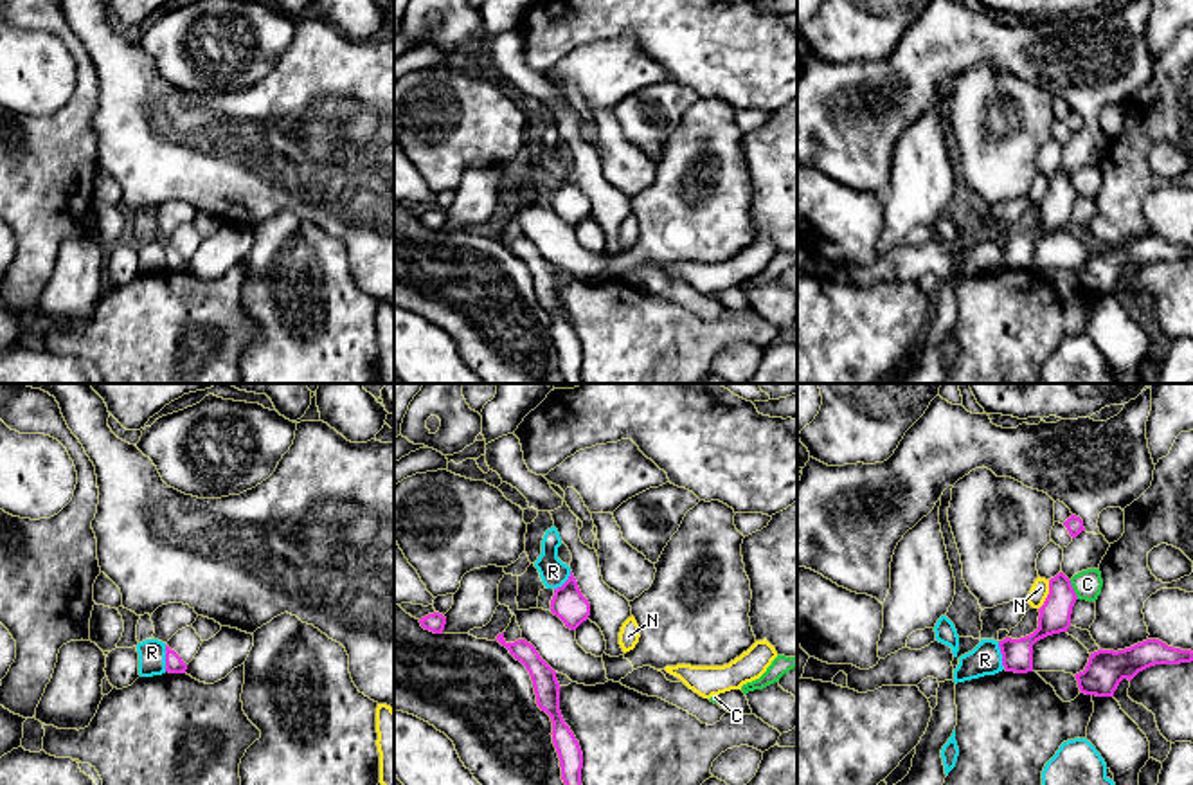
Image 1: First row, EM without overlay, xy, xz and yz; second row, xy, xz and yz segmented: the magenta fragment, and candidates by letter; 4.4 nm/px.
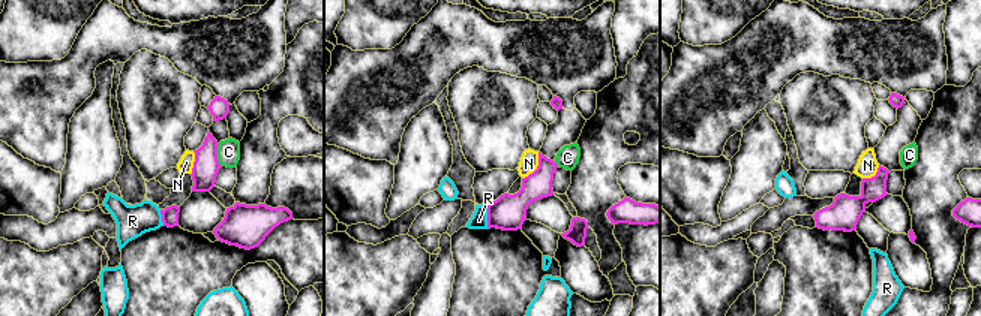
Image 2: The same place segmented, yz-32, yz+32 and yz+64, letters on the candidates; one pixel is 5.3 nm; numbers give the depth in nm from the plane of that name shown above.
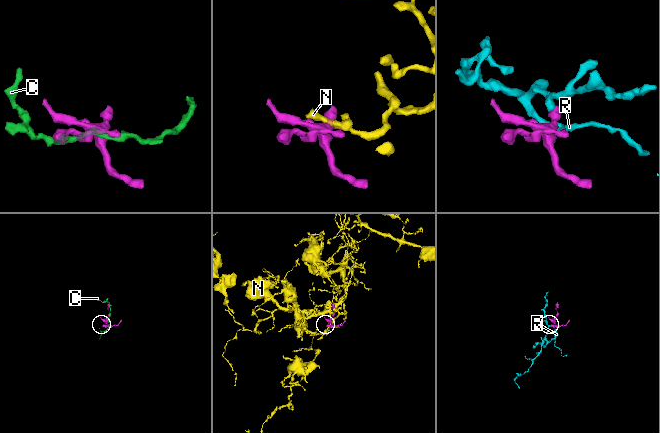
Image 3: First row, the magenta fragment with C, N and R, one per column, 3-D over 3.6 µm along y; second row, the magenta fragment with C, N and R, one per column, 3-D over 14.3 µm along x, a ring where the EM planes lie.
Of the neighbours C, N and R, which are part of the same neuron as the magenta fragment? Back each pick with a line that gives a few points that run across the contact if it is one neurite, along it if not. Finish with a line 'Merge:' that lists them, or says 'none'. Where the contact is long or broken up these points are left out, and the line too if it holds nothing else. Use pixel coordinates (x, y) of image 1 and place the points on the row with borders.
Merge: none

